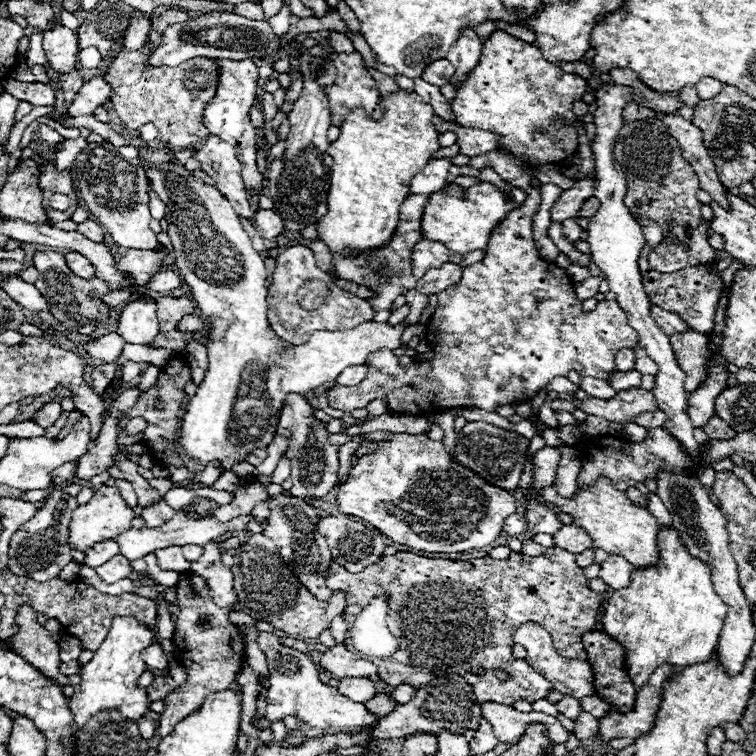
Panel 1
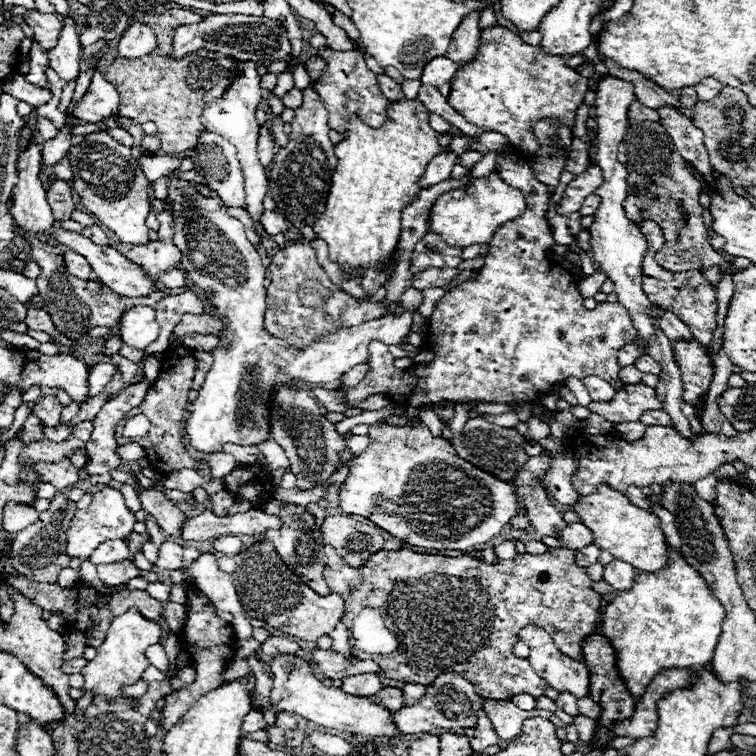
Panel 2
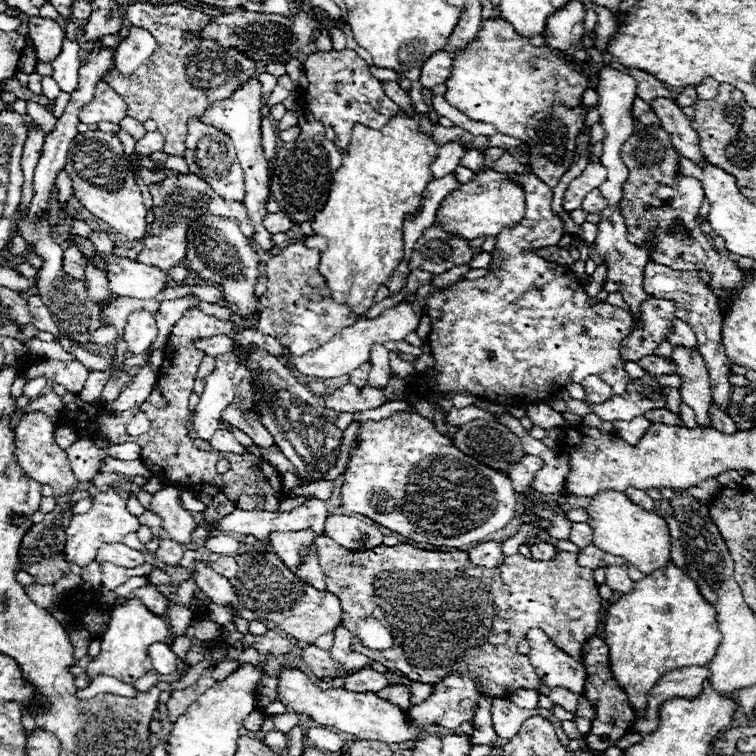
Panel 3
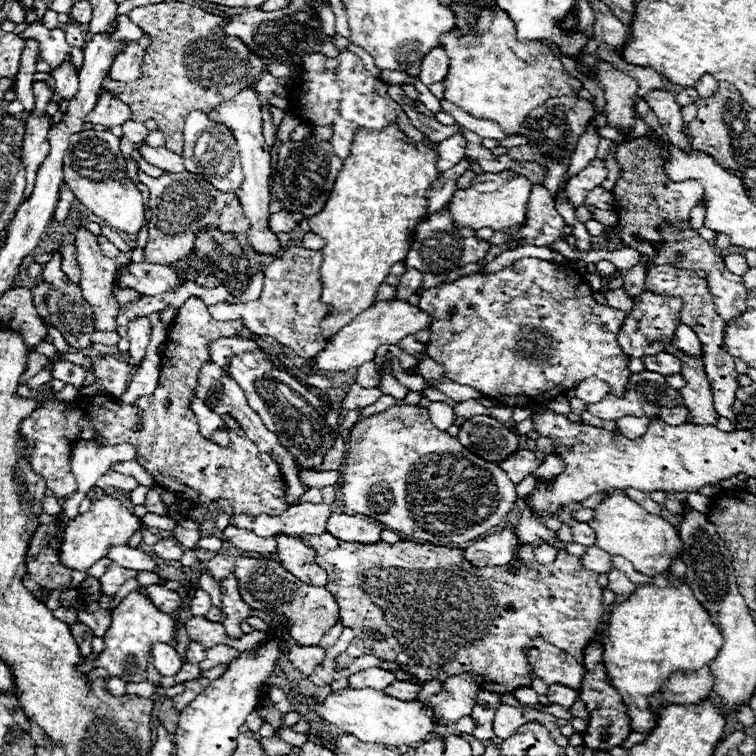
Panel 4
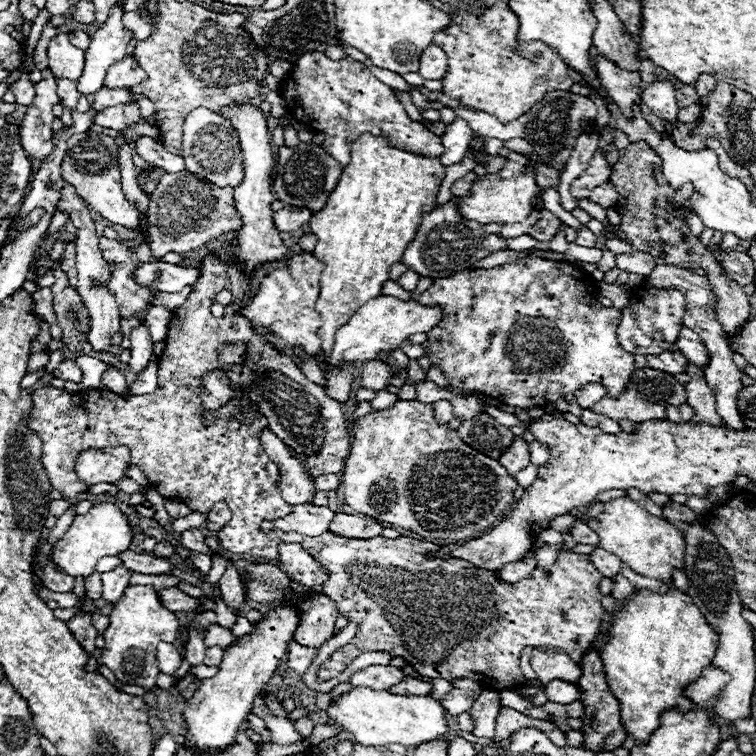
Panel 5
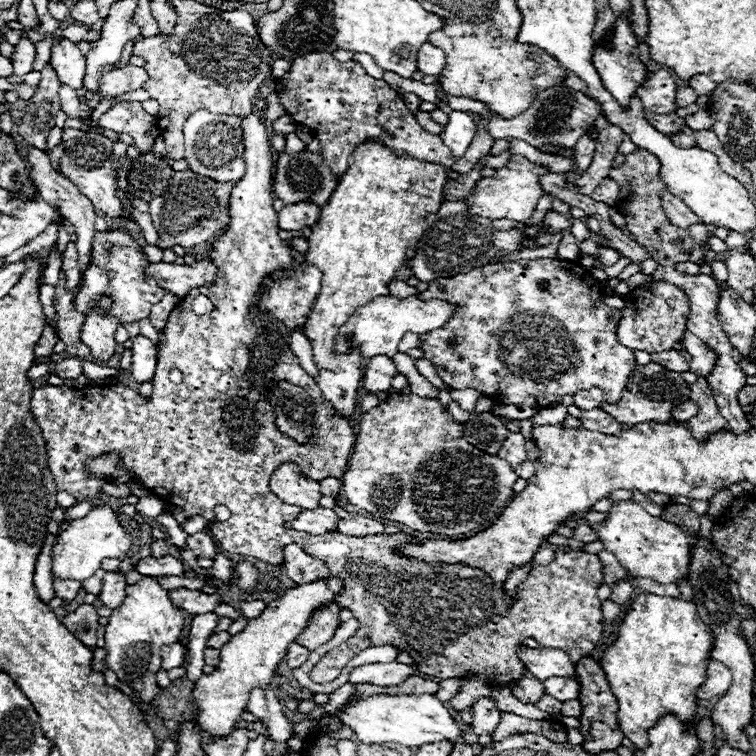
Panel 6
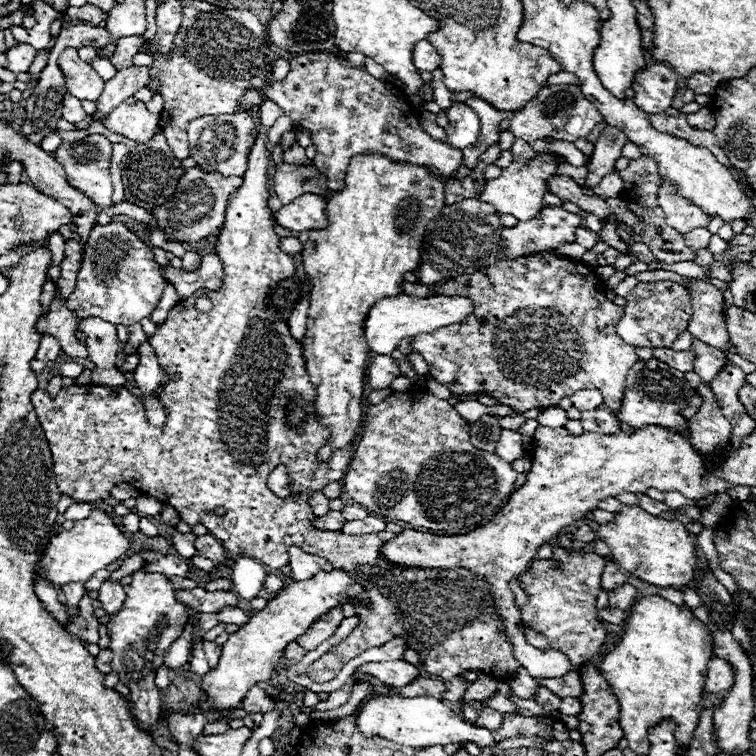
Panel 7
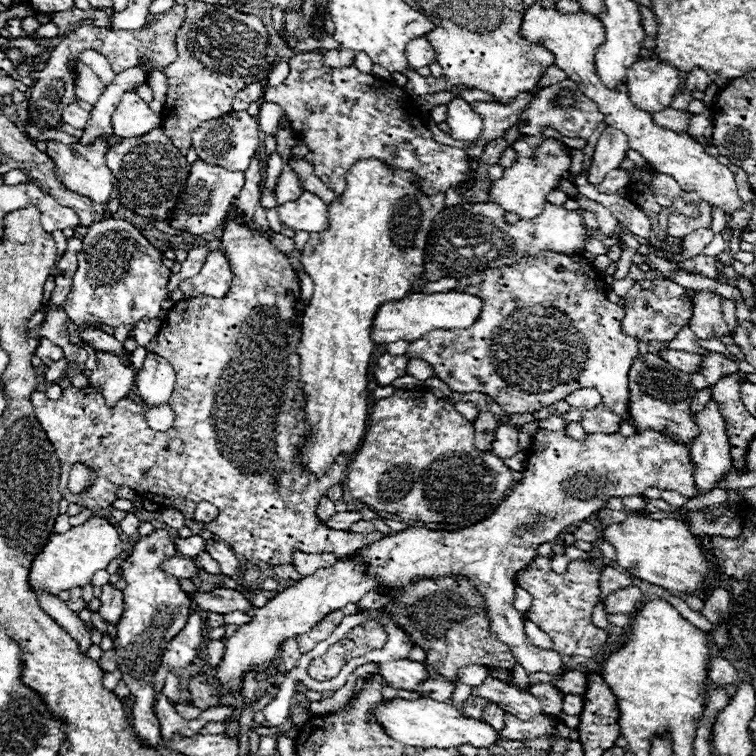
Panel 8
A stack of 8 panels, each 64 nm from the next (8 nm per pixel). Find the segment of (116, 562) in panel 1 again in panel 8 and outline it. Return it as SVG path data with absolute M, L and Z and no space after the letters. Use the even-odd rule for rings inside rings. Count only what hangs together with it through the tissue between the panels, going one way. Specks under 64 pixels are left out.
M102 586L102 596L100 596L100 616L116 626L120 620L122 620L122 614L124 614L124 594L116 588L116 586Z

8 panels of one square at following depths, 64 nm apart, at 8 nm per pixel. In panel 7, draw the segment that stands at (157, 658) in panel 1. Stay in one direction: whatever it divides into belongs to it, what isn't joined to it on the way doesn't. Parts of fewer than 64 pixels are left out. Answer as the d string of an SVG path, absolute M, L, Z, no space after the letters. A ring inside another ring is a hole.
M186 624L184 632L170 644L164 654L164 666L168 668L182 668L192 658L192 644L194 644L194 624Z

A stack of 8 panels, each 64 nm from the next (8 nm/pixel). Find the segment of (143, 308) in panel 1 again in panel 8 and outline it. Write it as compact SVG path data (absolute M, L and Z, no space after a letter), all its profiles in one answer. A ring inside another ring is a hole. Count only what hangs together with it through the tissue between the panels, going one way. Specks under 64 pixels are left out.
M148 352L144 366L136 374L138 396L148 406L168 404L174 392L174 384L176 384L176 376L174 376L172 366L164 358Z

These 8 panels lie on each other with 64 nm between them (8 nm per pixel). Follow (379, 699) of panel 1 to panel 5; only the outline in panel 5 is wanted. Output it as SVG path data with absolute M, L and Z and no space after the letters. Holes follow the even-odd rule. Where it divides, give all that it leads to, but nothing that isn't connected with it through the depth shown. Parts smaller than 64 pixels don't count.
M406 678L400 684L392 686L388 692L390 694L402 694L402 696L412 696L412 694L414 696L424 696L424 694L432 692L432 684L424 682L424 680L418 680L418 678Z

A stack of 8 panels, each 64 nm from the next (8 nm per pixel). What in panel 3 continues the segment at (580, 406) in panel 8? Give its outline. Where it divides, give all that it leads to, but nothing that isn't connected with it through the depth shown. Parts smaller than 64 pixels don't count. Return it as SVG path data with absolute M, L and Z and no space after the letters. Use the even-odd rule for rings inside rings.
M590 376L590 378L582 380L580 384L584 386L584 390L586 390L586 400L588 400L590 404L606 402L606 400L612 396L612 388L610 388L604 380L600 380L598 376Z

